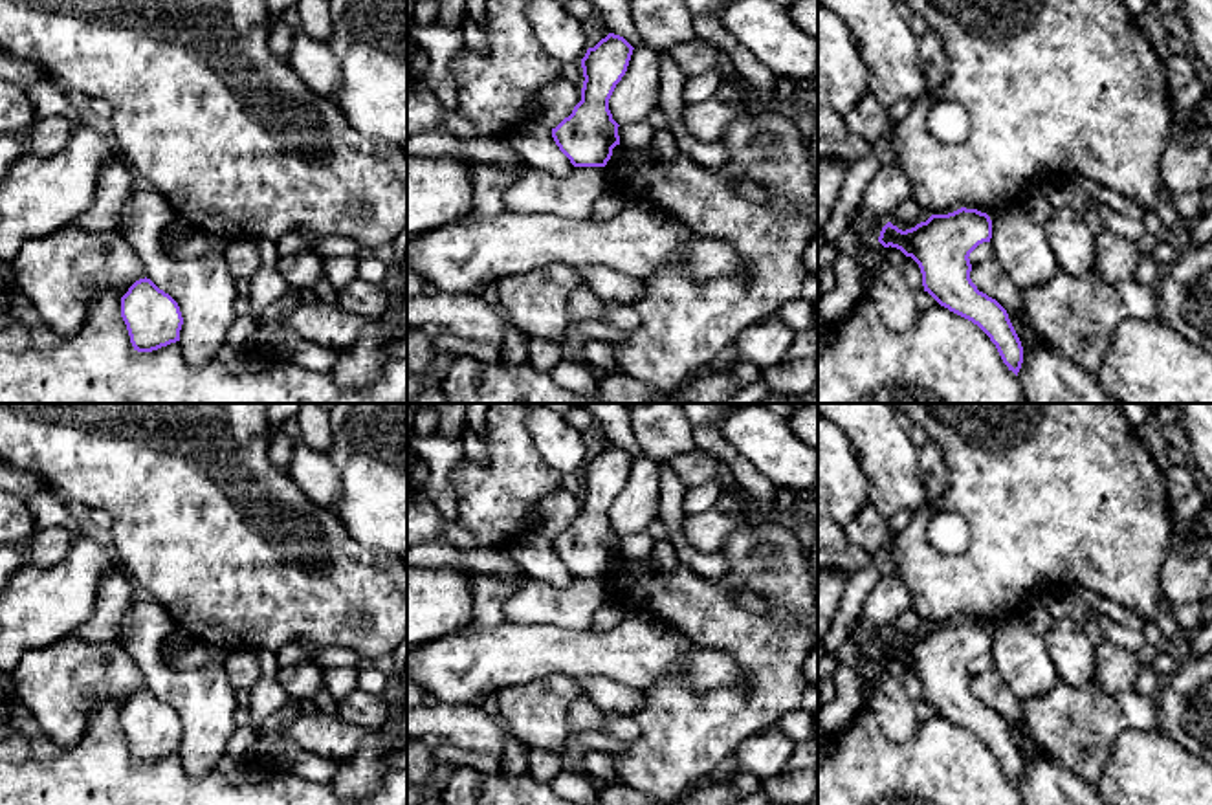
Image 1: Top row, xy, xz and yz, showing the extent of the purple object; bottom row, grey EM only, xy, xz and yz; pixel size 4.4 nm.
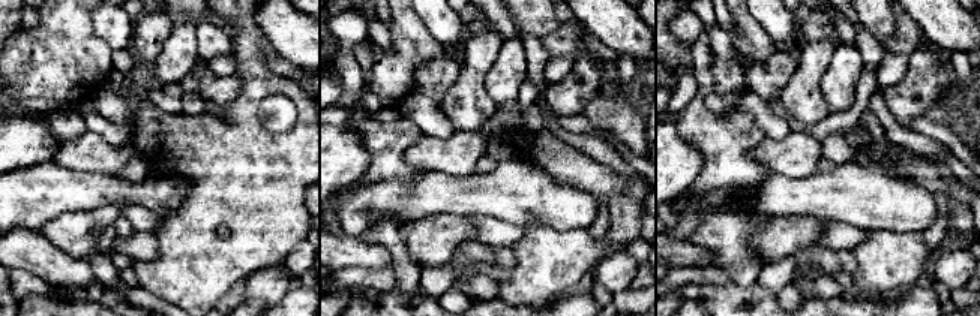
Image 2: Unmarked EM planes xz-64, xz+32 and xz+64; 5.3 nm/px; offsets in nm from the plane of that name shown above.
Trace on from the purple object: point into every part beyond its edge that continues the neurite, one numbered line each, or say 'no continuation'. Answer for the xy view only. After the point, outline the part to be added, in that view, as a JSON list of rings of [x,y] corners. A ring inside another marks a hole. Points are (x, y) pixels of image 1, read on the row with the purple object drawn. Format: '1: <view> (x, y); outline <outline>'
no continuation

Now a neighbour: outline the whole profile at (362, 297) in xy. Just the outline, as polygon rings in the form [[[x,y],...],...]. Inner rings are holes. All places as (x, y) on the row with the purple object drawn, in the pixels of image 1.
[[[356,277],[337,292],[337,306],[343,312],[376,319],[389,308],[389,297],[381,282]]]

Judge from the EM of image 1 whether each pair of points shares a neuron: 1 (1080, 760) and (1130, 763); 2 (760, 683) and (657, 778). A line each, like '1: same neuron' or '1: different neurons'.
1: different neurons
2: same neuron

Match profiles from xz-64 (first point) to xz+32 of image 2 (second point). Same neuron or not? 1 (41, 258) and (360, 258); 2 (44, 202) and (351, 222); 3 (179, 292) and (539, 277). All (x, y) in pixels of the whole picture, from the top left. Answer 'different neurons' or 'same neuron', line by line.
1: same neuron
2: same neuron
3: same neuron

